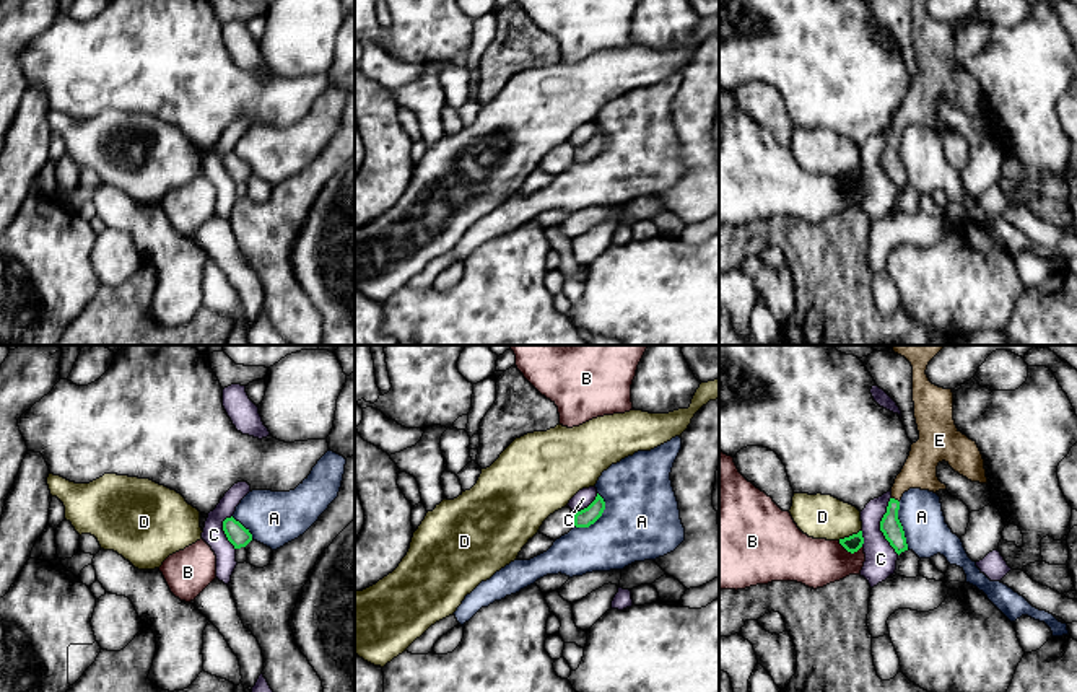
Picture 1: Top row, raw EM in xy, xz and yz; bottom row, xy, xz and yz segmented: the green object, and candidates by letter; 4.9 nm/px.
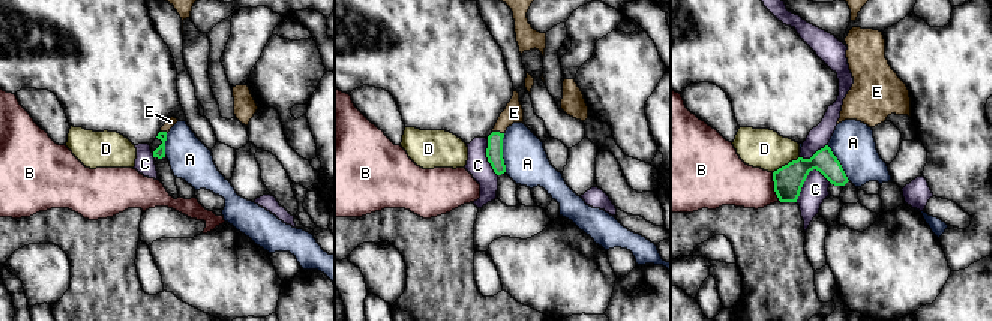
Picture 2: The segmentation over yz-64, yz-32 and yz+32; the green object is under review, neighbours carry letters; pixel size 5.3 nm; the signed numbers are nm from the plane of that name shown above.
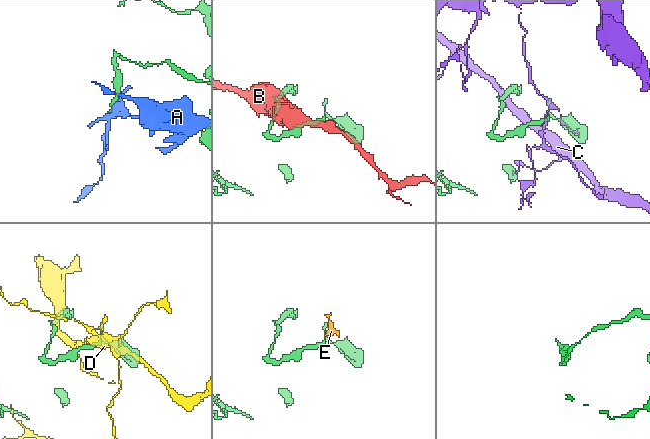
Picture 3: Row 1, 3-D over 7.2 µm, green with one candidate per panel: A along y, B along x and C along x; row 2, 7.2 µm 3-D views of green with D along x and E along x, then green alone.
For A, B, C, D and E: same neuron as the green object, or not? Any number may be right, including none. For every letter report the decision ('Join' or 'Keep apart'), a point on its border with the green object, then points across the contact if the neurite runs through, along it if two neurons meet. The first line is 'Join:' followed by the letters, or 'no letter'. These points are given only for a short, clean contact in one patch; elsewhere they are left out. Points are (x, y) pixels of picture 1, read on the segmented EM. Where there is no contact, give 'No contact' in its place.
Join: E
A: Keep apart. Touches green at xz (599, 516)
B: Keep apart. Touches green at yz (850, 551)
C: Keep apart. Touches green at yz (880, 526). Boundary: yz (890, 497), (880, 521), (880, 531), (898, 554)
D: Keep apart. Touches green at yz (850, 536)
E: Join. Touches green at yz (893, 499). Path across: yz (890, 526), (893, 499), (920, 471)

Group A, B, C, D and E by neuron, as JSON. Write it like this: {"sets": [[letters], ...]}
{"sets": [["A"], ["B"], ["C"], ["D"], ["E"]]}

